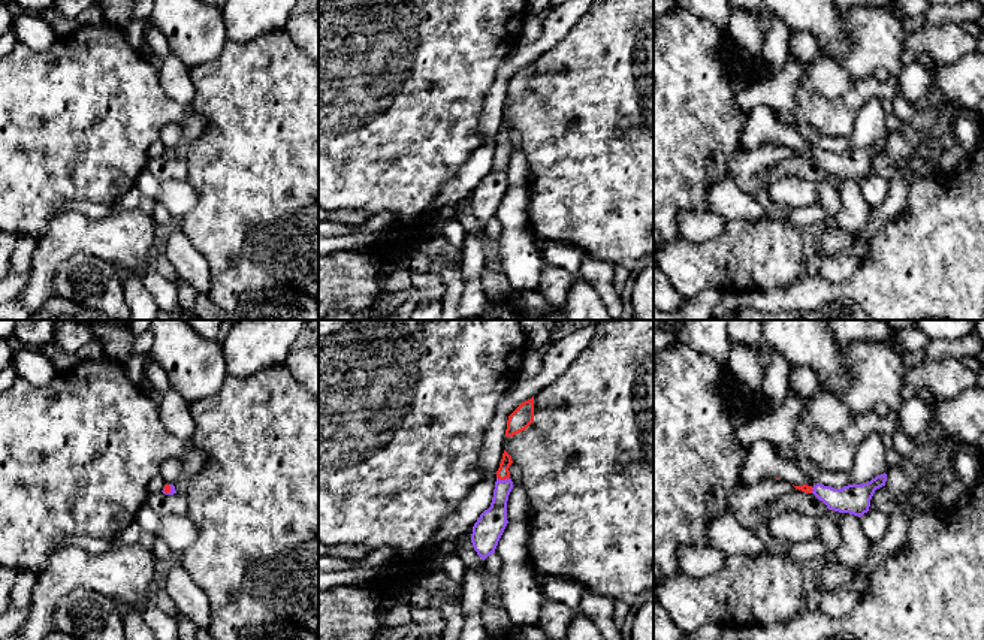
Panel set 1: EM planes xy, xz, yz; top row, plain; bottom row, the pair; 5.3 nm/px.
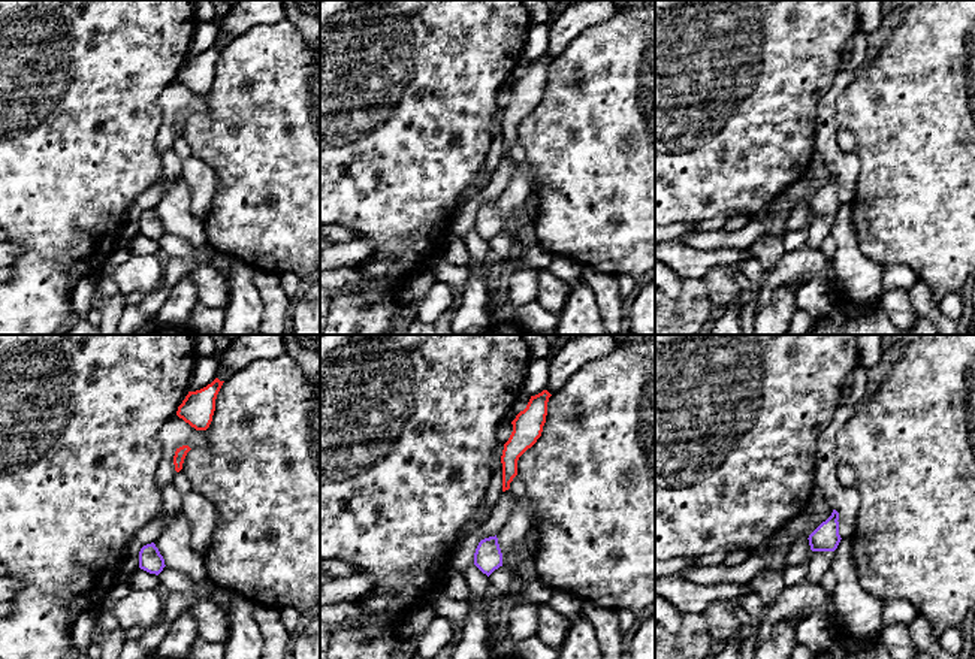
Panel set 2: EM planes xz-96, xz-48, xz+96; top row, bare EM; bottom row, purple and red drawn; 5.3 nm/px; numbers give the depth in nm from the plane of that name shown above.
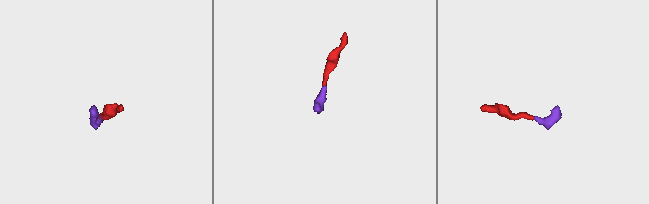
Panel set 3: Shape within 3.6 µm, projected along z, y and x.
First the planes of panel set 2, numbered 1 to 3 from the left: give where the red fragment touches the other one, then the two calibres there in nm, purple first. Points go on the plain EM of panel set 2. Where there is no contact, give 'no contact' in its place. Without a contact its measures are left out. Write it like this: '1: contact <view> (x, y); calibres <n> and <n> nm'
1: no contact
2: no contact
3: no contact

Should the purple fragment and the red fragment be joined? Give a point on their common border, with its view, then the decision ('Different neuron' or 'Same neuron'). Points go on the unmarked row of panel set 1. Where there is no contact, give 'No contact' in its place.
Touches purple at xz (503, 145). Same neuron

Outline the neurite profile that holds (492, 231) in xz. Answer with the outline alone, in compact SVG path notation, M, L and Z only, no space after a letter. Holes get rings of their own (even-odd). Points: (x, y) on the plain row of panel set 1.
M496 218L489 220L485 226L483 226L483 238L485 241L489 242L496 242L502 235L502 227L501 223Z

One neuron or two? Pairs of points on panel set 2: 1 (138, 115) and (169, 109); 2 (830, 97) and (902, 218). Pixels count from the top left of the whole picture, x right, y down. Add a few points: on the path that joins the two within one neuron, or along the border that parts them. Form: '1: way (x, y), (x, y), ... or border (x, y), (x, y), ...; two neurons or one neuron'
1: border (175, 79), (159, 97), (160, 126), (156, 145); two neurons
2: border (856, 76), (836, 102), (838, 126); two neurons

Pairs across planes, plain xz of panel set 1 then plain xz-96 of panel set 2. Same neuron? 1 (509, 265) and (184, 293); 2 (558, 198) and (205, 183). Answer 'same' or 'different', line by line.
1: same
2: different

